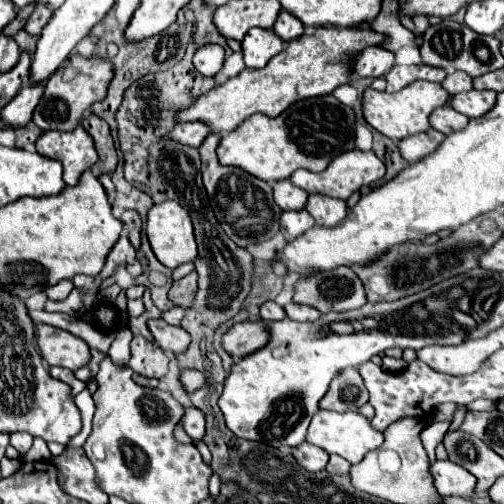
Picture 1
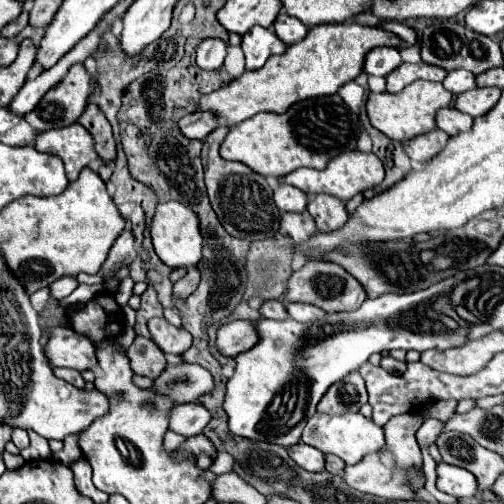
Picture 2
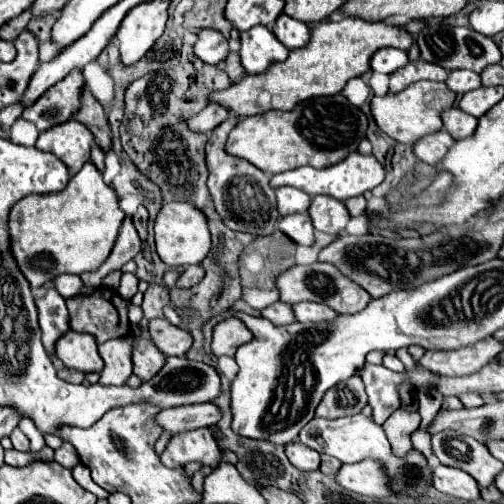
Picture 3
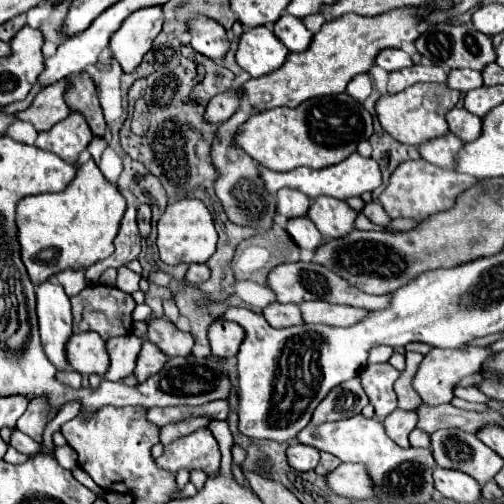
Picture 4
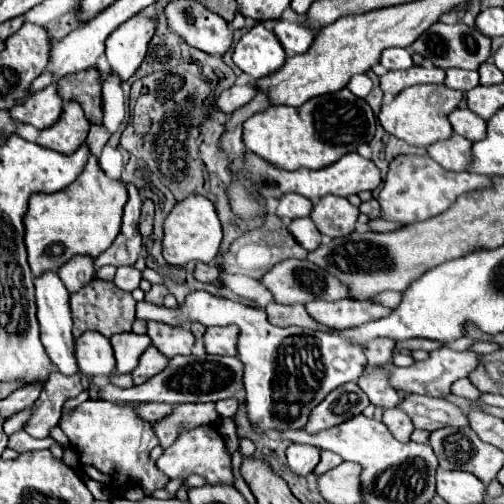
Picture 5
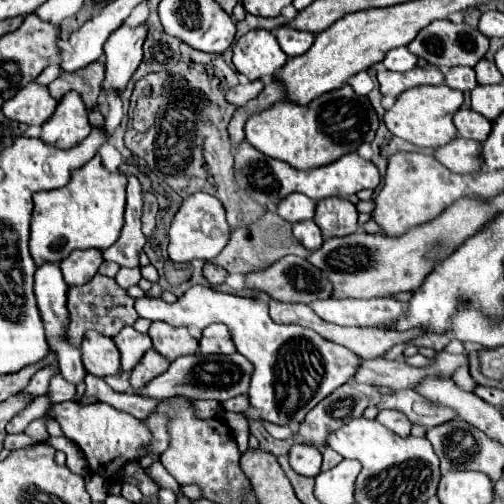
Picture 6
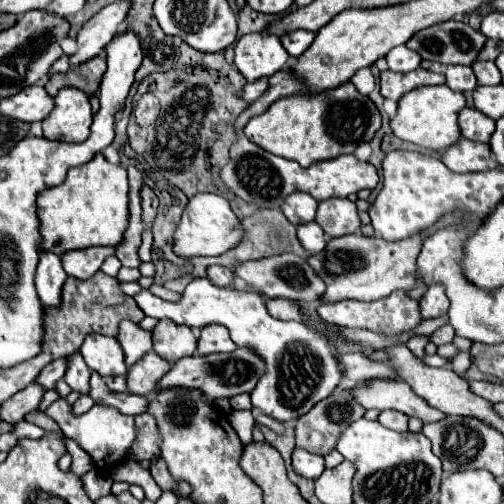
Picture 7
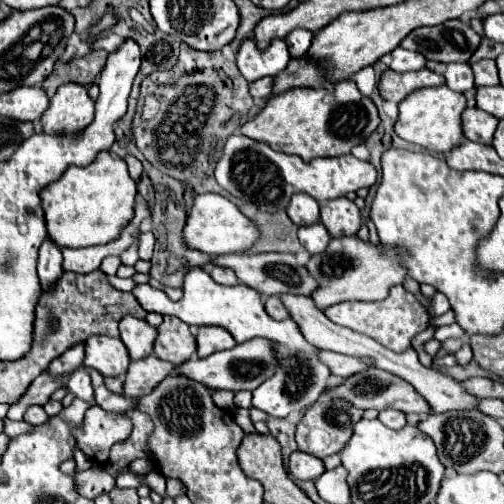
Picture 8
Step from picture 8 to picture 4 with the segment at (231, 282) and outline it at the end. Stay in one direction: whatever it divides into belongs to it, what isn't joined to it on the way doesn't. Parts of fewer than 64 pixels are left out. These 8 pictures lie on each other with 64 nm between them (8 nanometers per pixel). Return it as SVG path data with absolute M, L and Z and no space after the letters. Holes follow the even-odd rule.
M190 264L190 270L186 272L186 282L190 284L202 284L210 278L210 270L206 264Z

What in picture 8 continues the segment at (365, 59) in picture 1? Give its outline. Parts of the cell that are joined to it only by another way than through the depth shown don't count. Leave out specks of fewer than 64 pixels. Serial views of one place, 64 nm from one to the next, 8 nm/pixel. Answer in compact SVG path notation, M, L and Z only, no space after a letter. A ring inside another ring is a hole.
M396 48L396 50L392 50L392 64L390 64L390 68L396 70L396 72L422 70L422 68L426 68L426 62L428 62L428 60L426 60L420 52Z

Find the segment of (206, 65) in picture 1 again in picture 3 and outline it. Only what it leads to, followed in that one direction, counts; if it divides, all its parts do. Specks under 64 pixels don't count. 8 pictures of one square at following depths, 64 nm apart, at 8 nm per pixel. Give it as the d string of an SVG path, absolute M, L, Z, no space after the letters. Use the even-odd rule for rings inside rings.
M202 28L198 32L198 40L194 44L194 52L206 64L218 64L228 56L228 40L222 36L220 30Z

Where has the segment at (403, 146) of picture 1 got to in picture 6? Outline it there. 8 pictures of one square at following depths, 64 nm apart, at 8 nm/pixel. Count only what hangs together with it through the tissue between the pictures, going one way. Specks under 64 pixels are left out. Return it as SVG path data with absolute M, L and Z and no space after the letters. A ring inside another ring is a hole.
M458 136L452 142L448 142L446 146L436 150L436 160L458 174L482 170L484 168L482 144L476 140L466 140Z

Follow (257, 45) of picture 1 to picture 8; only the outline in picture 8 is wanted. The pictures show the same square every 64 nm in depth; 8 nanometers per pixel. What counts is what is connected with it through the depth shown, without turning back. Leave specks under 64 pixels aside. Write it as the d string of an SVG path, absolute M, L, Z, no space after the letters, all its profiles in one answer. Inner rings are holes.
M246 38L244 44L240 46L236 60L238 60L240 74L248 82L254 82L254 80L264 78L264 76L280 74L290 62L290 52L286 48L286 42L278 40L278 38L272 40L268 50L264 50L264 52L254 48L254 42Z

